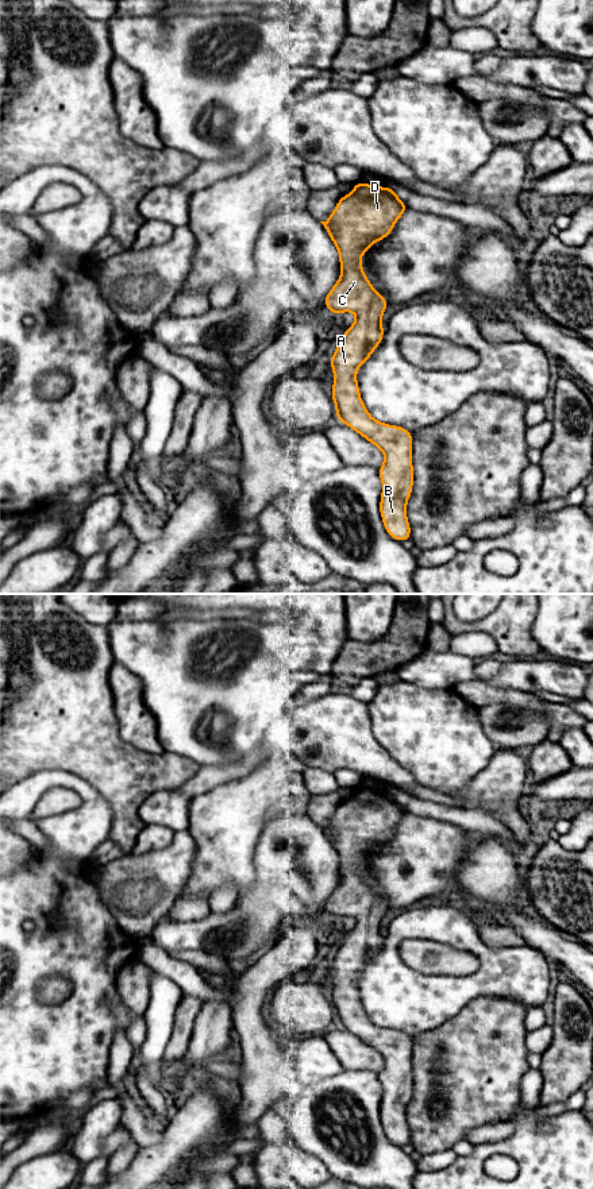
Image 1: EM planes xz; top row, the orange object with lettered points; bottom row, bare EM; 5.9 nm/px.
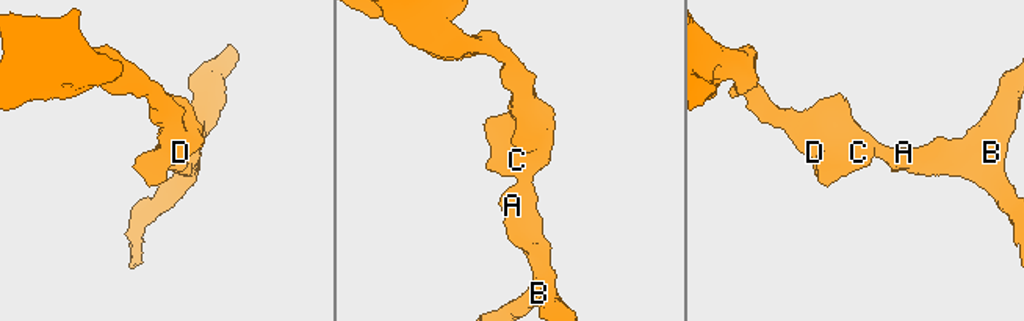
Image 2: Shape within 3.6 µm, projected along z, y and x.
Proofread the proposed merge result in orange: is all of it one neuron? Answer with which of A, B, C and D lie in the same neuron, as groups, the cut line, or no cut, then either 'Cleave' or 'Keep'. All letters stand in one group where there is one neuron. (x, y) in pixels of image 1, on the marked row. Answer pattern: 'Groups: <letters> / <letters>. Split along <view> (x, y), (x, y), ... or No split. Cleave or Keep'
Groups: A B C D. No split. Keep

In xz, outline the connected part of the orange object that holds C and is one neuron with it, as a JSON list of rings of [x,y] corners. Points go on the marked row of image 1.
[[[363,182],[354,184],[350,194],[342,196],[327,221],[320,221],[339,251],[340,278],[324,298],[326,308],[334,314],[353,312],[357,321],[346,329],[340,343],[328,360],[334,371],[331,397],[335,402],[336,420],[350,426],[367,441],[380,448],[385,462],[378,467],[382,480],[380,513],[388,534],[397,540],[411,540],[411,526],[407,518],[407,502],[415,480],[412,467],[412,432],[396,425],[374,420],[362,402],[357,382],[357,370],[370,358],[384,339],[381,317],[389,302],[371,286],[362,270],[361,256],[378,240],[389,236],[394,223],[403,216],[407,204],[392,188],[381,188]]]

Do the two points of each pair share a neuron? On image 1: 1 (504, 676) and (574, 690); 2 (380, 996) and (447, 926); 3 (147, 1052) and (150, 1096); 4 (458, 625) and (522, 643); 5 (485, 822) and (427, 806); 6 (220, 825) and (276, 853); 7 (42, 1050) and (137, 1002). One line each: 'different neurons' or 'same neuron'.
1: same neuron
2: same neuron
3: different neurons
4: same neuron
5: same neuron
6: different neurons
7: different neurons

